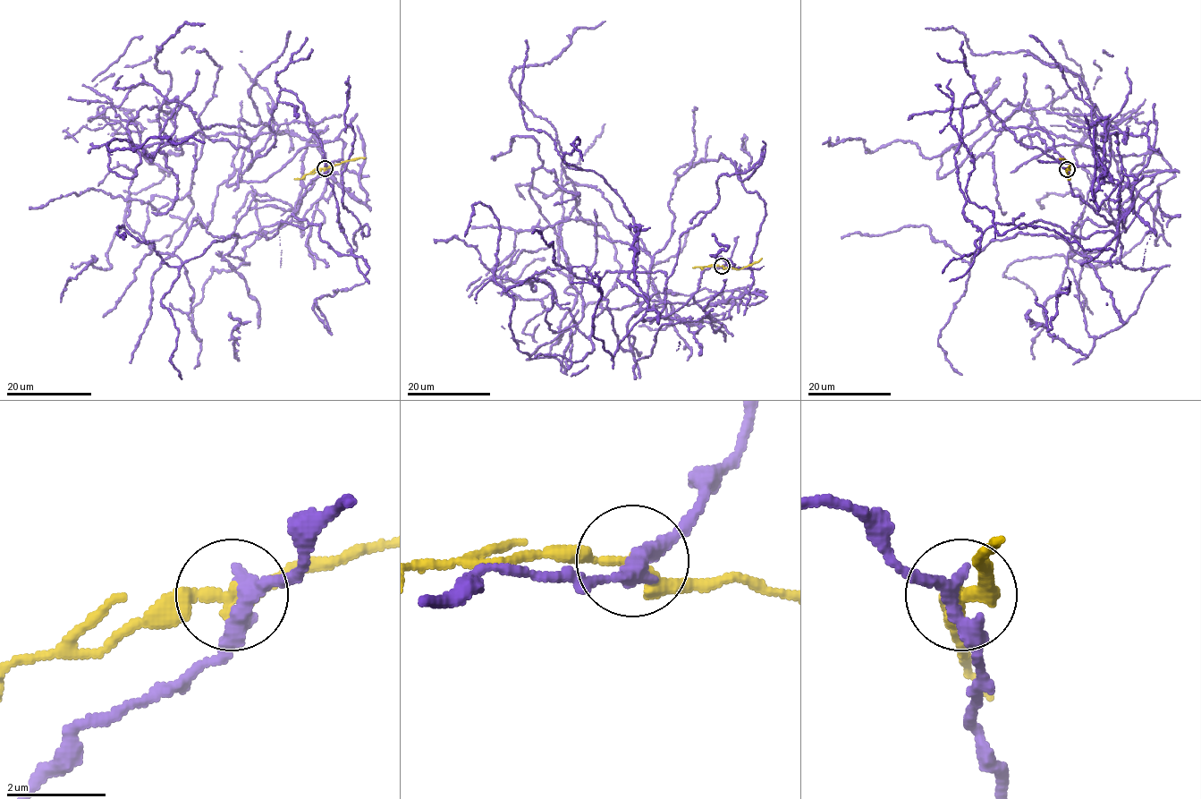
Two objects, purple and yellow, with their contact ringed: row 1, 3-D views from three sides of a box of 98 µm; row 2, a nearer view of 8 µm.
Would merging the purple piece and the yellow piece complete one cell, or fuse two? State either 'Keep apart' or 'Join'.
Keep apart

